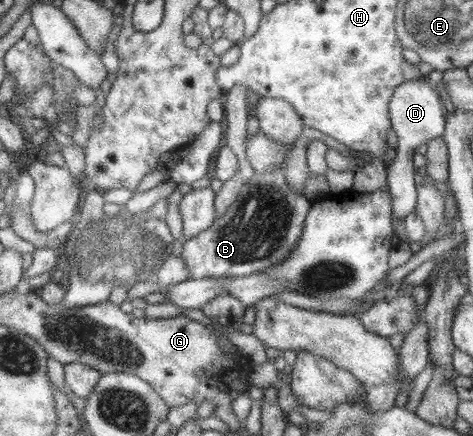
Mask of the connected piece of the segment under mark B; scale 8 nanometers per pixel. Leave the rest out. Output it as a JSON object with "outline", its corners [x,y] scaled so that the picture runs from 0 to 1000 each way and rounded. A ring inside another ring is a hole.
{"outline":[[[594,385],[571,397],[537,397],[484,484],[440,528],[389,560],[383,589],[397,608],[402,640],[514,635],[592,603],[626,567],[655,475],[660,463],[609,433]]]}

